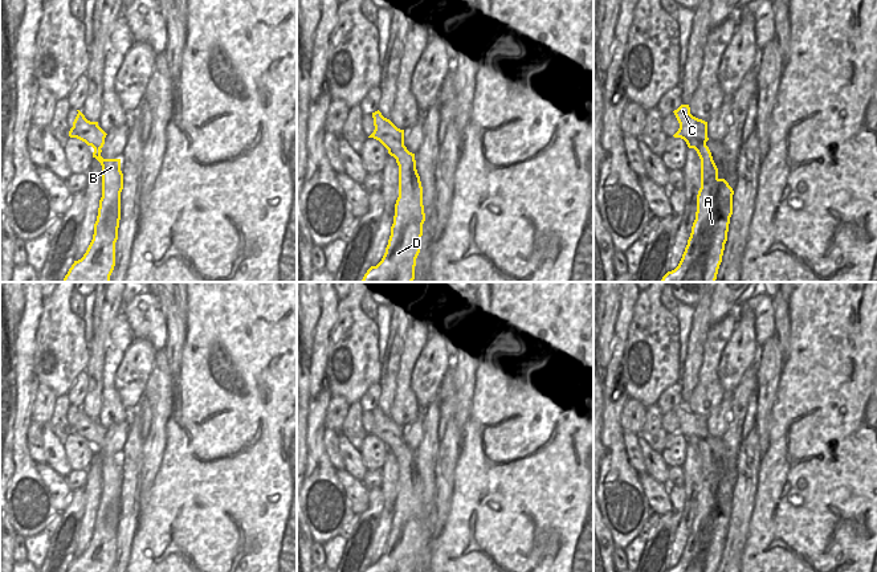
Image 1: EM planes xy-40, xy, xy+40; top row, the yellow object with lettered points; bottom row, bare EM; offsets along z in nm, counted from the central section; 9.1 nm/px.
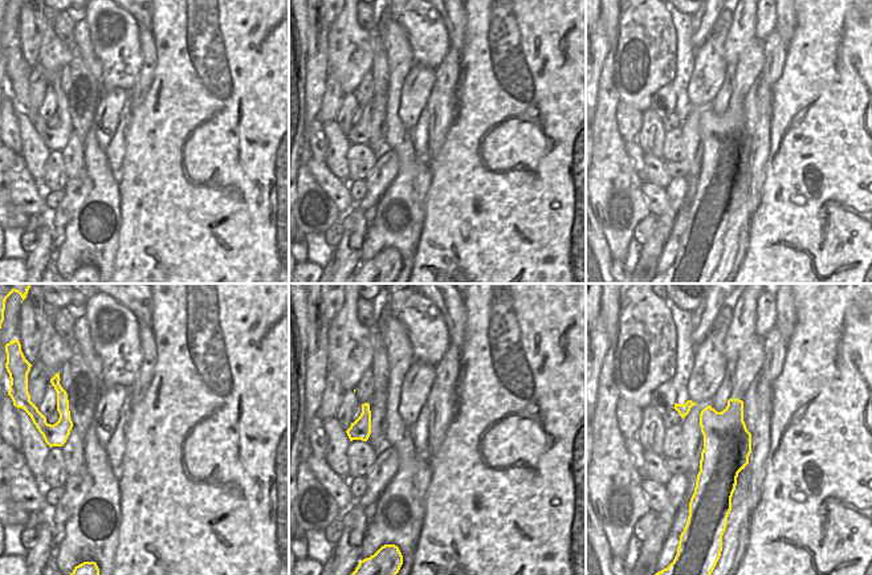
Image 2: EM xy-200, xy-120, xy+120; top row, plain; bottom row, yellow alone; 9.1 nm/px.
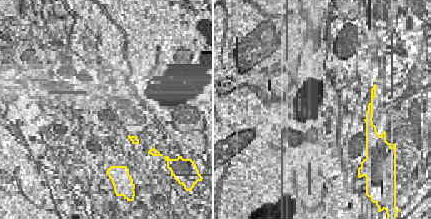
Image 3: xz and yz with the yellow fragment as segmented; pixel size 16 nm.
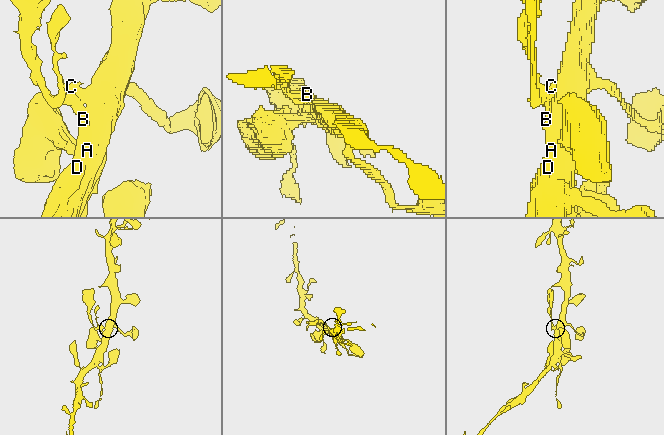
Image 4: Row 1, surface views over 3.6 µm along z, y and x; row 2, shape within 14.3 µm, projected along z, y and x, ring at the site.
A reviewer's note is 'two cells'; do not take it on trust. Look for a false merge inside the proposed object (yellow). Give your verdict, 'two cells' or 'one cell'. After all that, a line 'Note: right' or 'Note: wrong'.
two cells
Note: right

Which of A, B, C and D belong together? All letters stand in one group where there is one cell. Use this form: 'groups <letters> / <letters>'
groups A B D / C

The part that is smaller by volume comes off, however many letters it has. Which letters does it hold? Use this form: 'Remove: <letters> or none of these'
Remove: C

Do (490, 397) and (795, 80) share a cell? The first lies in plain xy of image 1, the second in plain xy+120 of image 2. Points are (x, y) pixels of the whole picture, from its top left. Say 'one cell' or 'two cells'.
one cell

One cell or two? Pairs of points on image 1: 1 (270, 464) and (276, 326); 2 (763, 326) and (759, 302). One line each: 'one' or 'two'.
1: one
2: one

